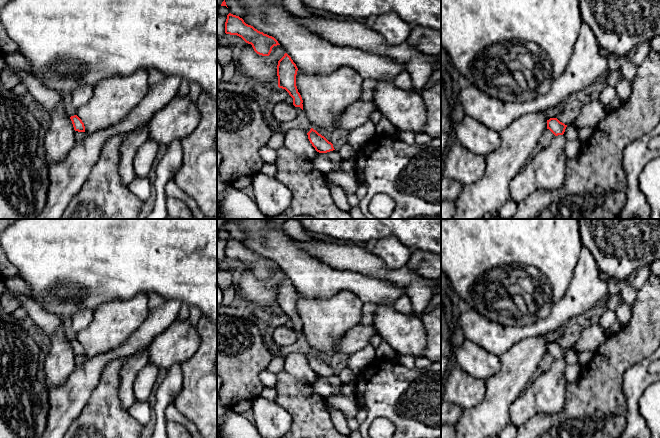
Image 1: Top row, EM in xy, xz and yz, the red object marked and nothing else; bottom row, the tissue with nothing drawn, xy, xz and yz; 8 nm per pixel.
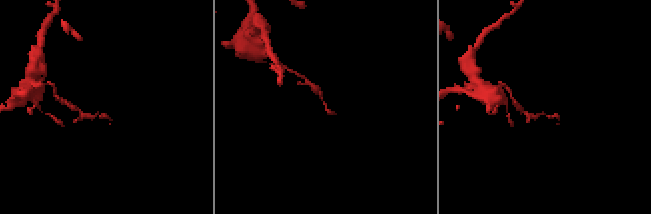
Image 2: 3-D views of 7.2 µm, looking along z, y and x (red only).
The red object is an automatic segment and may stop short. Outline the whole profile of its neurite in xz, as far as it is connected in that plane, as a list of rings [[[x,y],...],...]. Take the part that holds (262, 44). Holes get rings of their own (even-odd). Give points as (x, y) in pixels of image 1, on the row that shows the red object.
[[[231,13],[227,15],[225,33],[241,37],[246,43],[252,45],[257,54],[262,56],[269,56],[272,48],[280,45],[274,37],[258,31],[246,24],[242,18]]]

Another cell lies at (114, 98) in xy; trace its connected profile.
[[[139,69],[130,76],[114,76],[98,82],[93,87],[92,98],[76,110],[86,134],[121,123],[148,90],[148,72],[145,69]]]

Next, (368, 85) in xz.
[[[363,79],[360,100],[363,102],[372,102],[376,84],[377,82],[373,79]]]

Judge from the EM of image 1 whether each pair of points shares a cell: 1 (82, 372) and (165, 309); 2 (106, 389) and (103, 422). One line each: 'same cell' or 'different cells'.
1: same cell
2: same cell

